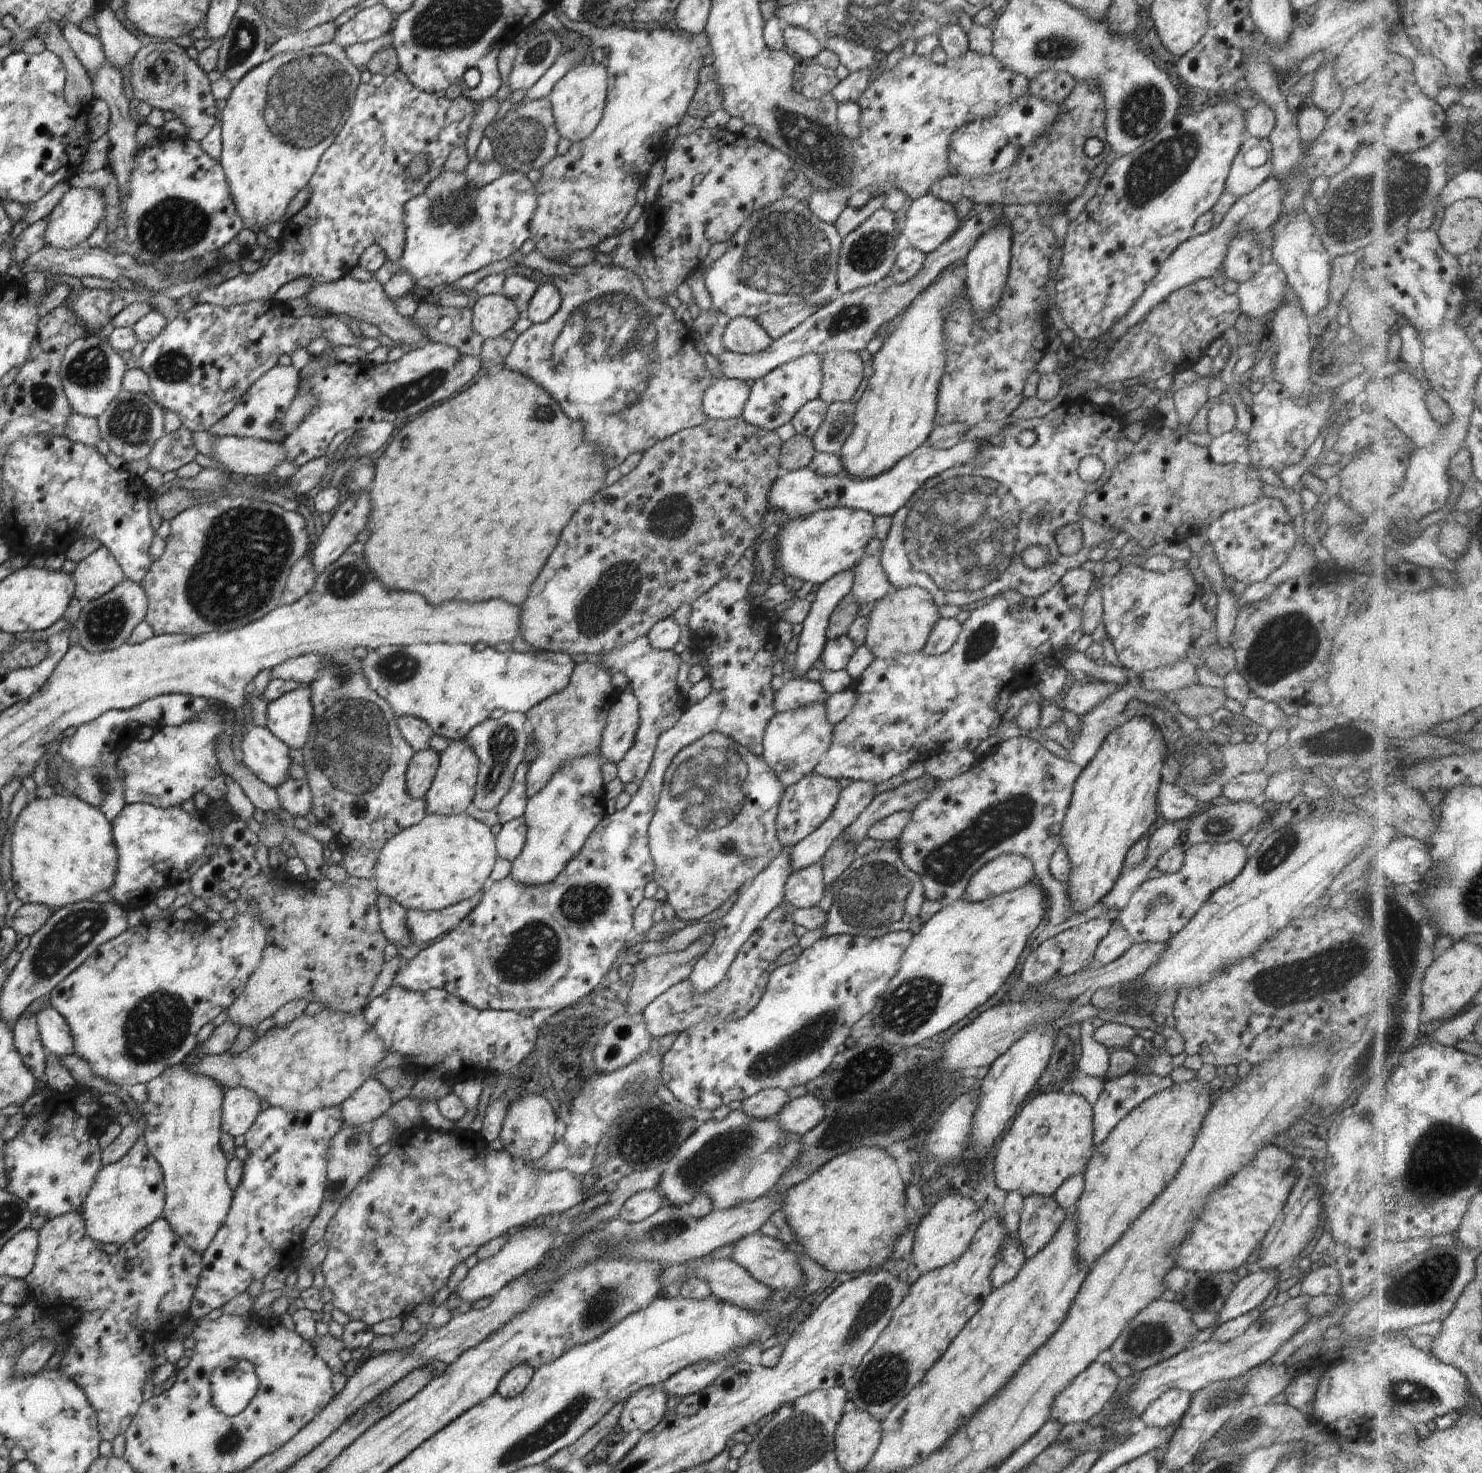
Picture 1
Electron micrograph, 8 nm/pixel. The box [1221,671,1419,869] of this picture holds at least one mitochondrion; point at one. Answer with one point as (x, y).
(1343, 736)

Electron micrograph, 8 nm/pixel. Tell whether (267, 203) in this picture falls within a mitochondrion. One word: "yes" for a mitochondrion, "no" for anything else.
no

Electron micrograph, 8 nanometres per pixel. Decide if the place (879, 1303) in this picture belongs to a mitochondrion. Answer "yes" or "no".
yes

